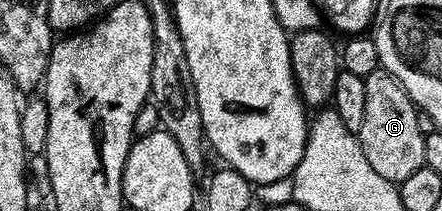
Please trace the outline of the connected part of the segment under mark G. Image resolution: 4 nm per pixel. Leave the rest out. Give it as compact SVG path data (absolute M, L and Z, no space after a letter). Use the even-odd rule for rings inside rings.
M383 69L364 78L366 85L366 114L358 138L366 161L374 173L386 177L386 181L399 185L420 167L424 166L425 128L420 128L421 112L412 98L404 92L404 86L388 71Z

